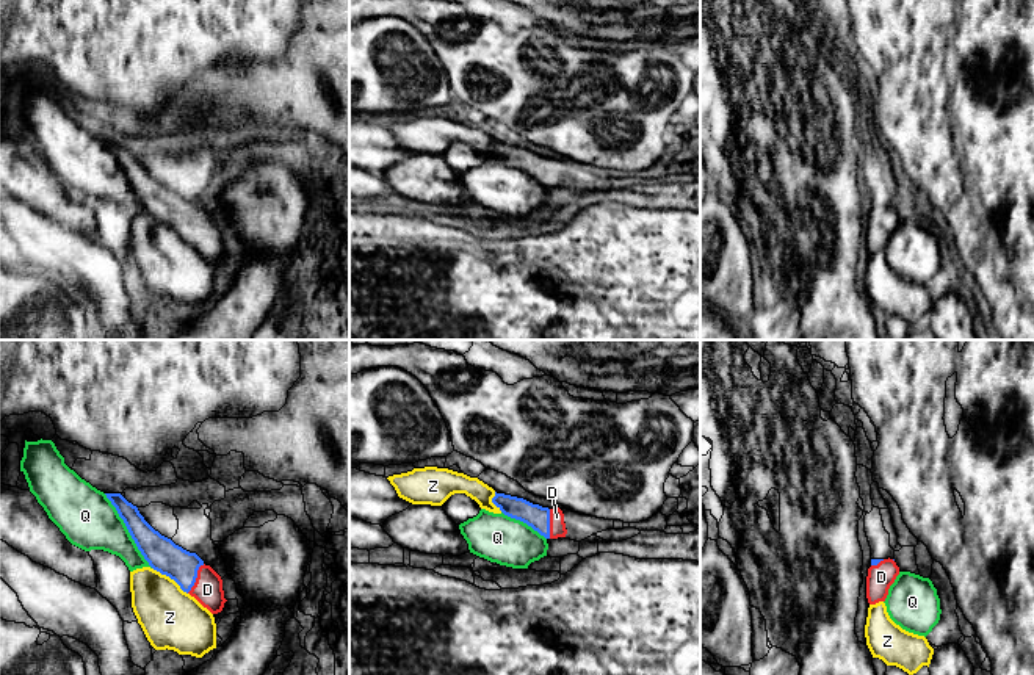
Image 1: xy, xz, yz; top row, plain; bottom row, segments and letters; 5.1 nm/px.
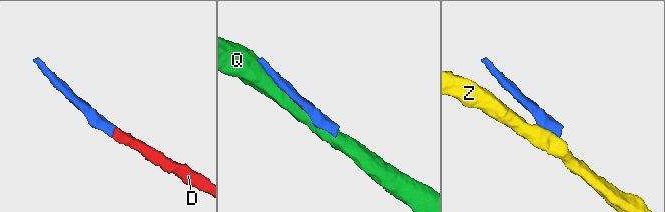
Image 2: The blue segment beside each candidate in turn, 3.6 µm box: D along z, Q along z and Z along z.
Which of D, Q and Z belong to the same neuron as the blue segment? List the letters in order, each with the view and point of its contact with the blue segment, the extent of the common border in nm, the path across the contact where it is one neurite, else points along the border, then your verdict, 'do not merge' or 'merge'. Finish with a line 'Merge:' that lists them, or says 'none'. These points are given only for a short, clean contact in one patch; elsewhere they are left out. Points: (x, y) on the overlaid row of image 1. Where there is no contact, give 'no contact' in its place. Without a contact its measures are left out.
D: xy (196, 577) | 180 nm | across xy (162, 553), (196, 577), (207, 589) | merge
Q: xy (129, 531) | 460 nm | do not merge
Z: xy (169, 577) | 240 nm | along xy (152, 567), (168, 575), (187, 594) | do not merge
Merge: D

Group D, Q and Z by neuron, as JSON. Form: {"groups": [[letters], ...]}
{"groups": [["D"], ["Q"], ["Z"]]}

